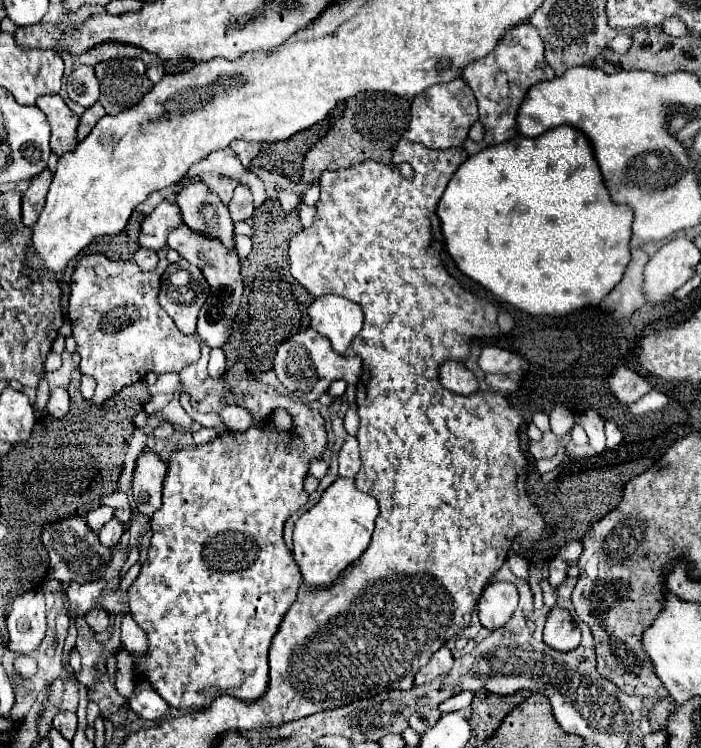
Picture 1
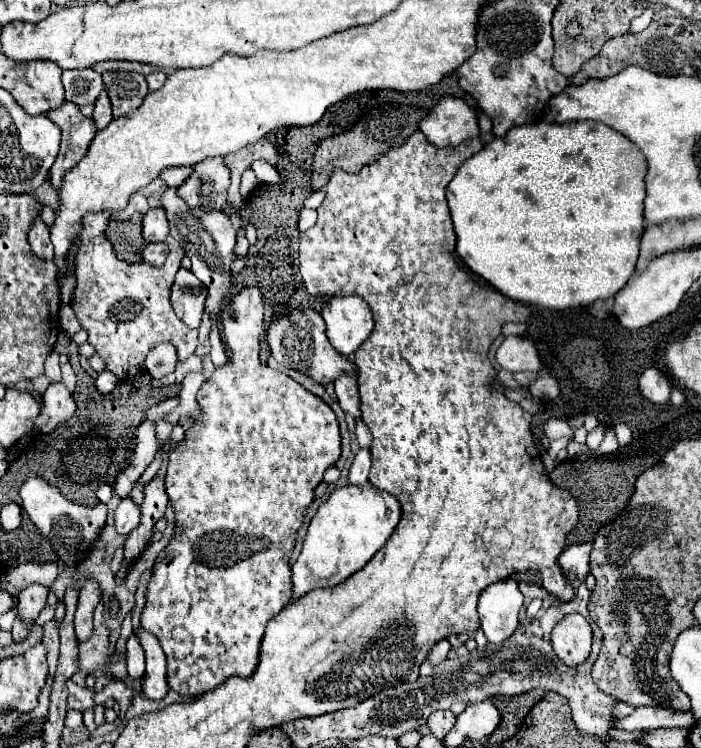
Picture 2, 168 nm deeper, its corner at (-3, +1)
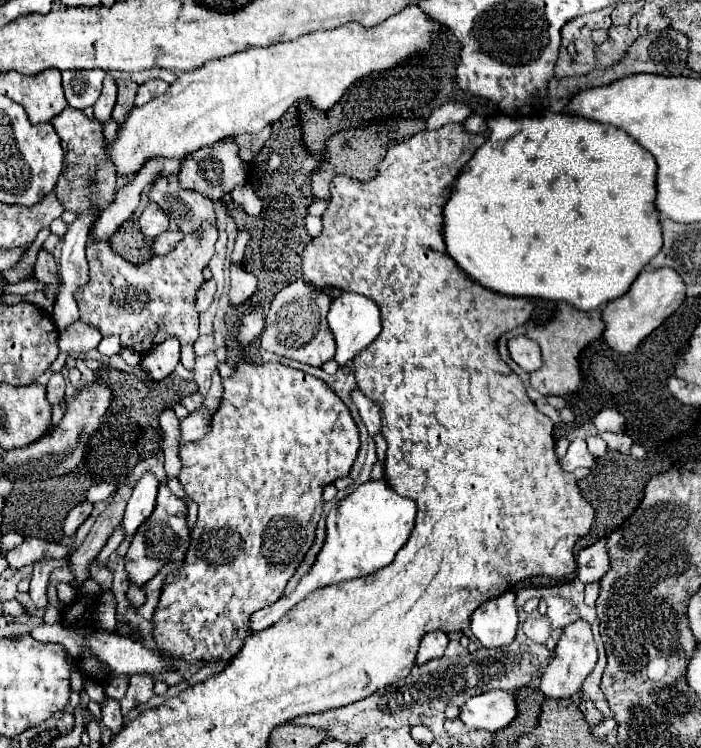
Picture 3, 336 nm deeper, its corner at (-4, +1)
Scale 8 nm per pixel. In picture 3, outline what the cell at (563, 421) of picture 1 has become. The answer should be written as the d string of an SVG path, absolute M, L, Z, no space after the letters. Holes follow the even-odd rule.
M588 436L586 442L588 442L588 450L590 450L590 454L594 454L594 456L602 456L602 454L606 452L606 442L604 442L602 438L598 438L598 436Z

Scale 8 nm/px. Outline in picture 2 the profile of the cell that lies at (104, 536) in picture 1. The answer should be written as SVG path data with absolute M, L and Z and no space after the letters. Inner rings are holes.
M131 498L121 500L121 504L115 510L117 534L129 534L131 530L135 530L139 526L139 520L141 520L141 508Z

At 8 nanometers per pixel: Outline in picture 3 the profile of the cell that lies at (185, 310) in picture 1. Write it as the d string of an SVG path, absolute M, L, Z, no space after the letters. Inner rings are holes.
M206 280L206 282L200 286L198 296L196 296L196 310L198 310L198 314L204 314L204 312L208 310L208 306L210 306L210 302L212 302L212 296L214 296L214 290L216 290L214 280Z

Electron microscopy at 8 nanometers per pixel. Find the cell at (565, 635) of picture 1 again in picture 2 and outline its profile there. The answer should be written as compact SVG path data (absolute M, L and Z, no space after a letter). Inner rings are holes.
M567 614L555 624L551 642L557 658L565 666L575 668L591 654L591 626L581 614Z

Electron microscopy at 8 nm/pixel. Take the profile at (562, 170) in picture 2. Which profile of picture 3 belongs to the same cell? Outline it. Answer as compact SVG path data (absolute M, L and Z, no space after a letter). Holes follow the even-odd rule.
M546 112L546 118L502 116L498 118L498 124L490 124L490 118L488 118L488 128L490 128L488 140L484 142L484 146L480 146L480 150L476 150L476 154L464 166L444 206L444 238L446 238L448 254L476 282L504 296L542 298L552 302L568 302L578 310L596 310L600 304L606 304L626 294L630 284L640 274L640 270L662 248L662 230L658 224L658 214L654 210L656 160L652 158L652 154L646 148L642 148L624 130L614 128L612 124L598 124L594 120L586 120L580 116L564 116L564 114L552 114L552 112Z

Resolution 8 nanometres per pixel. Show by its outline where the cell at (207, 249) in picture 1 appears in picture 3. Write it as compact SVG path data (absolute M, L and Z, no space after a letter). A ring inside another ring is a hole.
M176 176L158 178L148 196L164 208L170 222L176 222L176 228L182 234L196 234L204 222L212 222L216 226L212 200L194 190L184 190Z

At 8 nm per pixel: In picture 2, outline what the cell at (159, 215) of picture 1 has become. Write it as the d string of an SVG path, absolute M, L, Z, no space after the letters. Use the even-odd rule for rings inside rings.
M163 208L149 210L143 216L143 238L147 242L165 242L167 234L169 234L169 222L165 218L165 210Z

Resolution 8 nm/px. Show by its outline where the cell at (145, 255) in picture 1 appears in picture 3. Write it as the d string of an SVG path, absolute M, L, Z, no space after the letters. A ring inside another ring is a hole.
M164 232L164 234L160 234L156 240L154 240L154 244L152 244L152 252L156 254L156 256L164 256L164 254L168 254L170 250L174 250L174 246L180 242L184 238L184 234L182 232Z

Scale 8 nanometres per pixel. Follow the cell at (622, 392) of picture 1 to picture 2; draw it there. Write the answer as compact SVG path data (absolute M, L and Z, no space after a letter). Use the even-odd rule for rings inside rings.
M649 368L639 378L639 390L647 400L657 404L667 404L673 392L673 382L657 368Z

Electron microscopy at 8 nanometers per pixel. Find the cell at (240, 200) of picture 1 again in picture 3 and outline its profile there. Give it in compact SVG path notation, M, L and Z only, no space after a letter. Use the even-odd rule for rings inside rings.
M230 264L230 302L232 304L244 304L252 298L256 290L256 278L248 272L244 272L238 264Z

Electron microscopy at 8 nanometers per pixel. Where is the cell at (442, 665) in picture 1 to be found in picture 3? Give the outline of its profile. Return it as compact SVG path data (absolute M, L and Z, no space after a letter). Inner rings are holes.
M430 632L422 638L420 648L418 648L418 656L416 656L416 664L424 666L426 662L444 656L444 650L448 646L448 636L444 632Z

